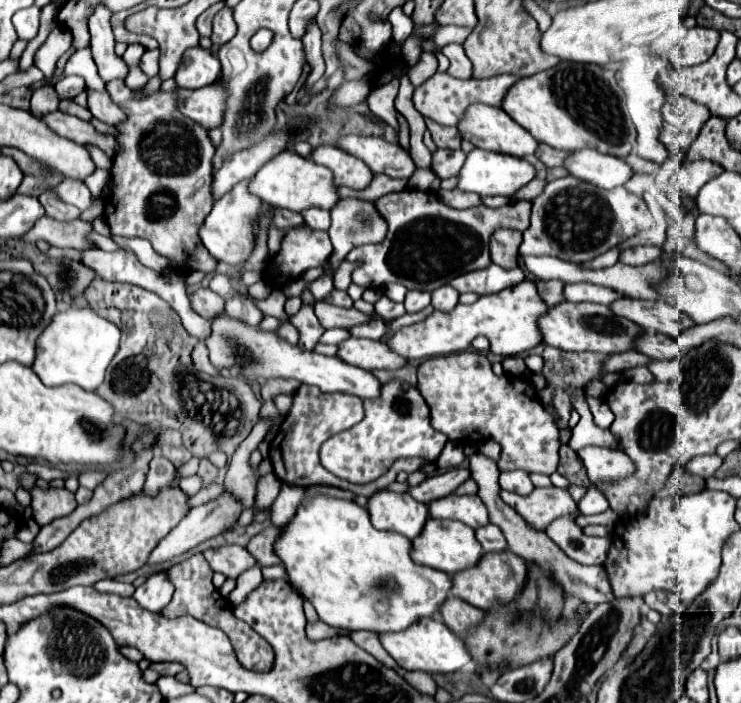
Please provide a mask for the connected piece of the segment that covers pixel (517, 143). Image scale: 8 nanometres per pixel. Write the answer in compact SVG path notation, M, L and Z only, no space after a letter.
M484 104L468 106L468 110L464 112L464 116L456 128L458 128L462 140L468 140L476 148L484 148L484 150L492 150L492 152L502 152L502 154L510 154L510 156L526 156L526 154L534 154L538 148L538 142L532 138L532 134L528 134L520 124L512 122L512 118L504 116L502 110L496 106L484 106Z

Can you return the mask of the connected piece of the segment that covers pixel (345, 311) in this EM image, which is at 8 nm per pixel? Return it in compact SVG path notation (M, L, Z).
M316 302L314 314L324 328L352 328L352 326L358 326L358 324L366 324L372 318L390 324L388 320L380 318L376 312L372 316L368 316L368 314L356 310L356 308L340 308L340 306L334 306L334 304L328 304L328 302Z

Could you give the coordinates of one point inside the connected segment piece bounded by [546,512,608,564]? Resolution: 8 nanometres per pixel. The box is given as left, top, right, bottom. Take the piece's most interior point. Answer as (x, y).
(564, 531)

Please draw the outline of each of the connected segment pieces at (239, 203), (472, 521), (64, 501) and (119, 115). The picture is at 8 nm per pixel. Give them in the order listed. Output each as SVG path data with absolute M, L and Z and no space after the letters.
M242 180L238 182L230 192L226 192L222 198L218 198L212 206L212 212L206 216L204 226L200 228L200 238L202 244L208 248L208 252L218 258L220 262L234 264L242 268L242 264L250 258L254 250L254 238L252 238L252 220L260 208L258 196L248 192L248 182Z
M450 494L438 500L432 500L428 504L428 514L432 518L444 518L444 520L460 520L468 524L470 528L480 528L488 524L488 510L484 502L476 494L458 496Z
M34 486L30 494L32 494L32 504L30 504L32 516L38 522L38 526L44 526L60 516L68 516L76 508L76 498L68 490L56 490L56 488L42 490Z
M94 90L86 92L88 92L88 108L96 120L108 124L110 128L116 128L126 120L124 110L116 102L112 102L108 92L94 92Z

